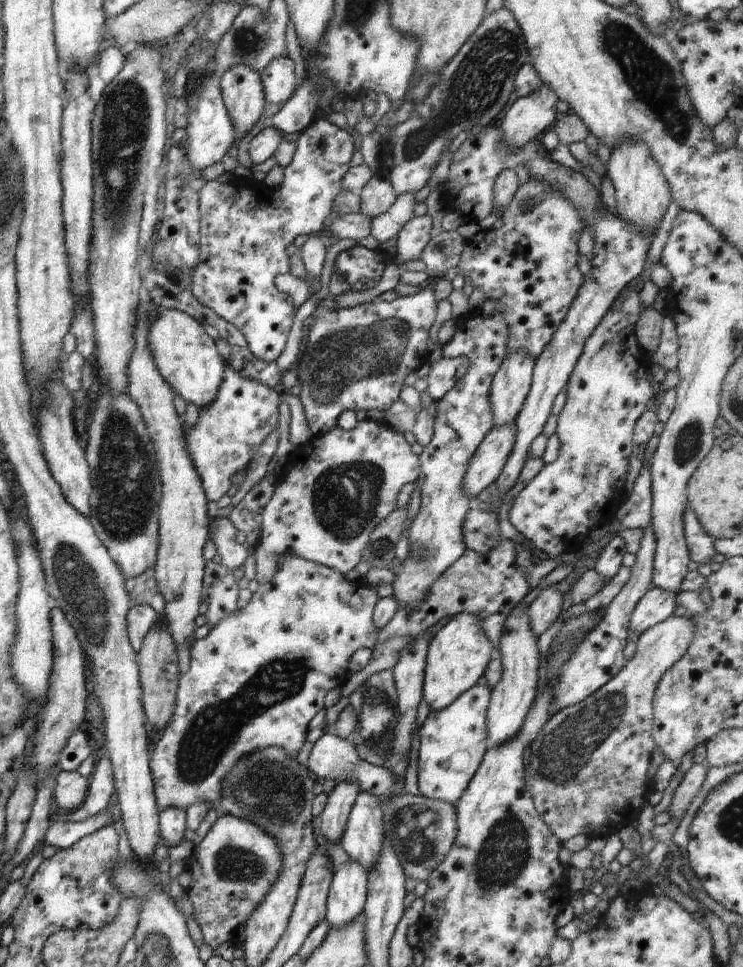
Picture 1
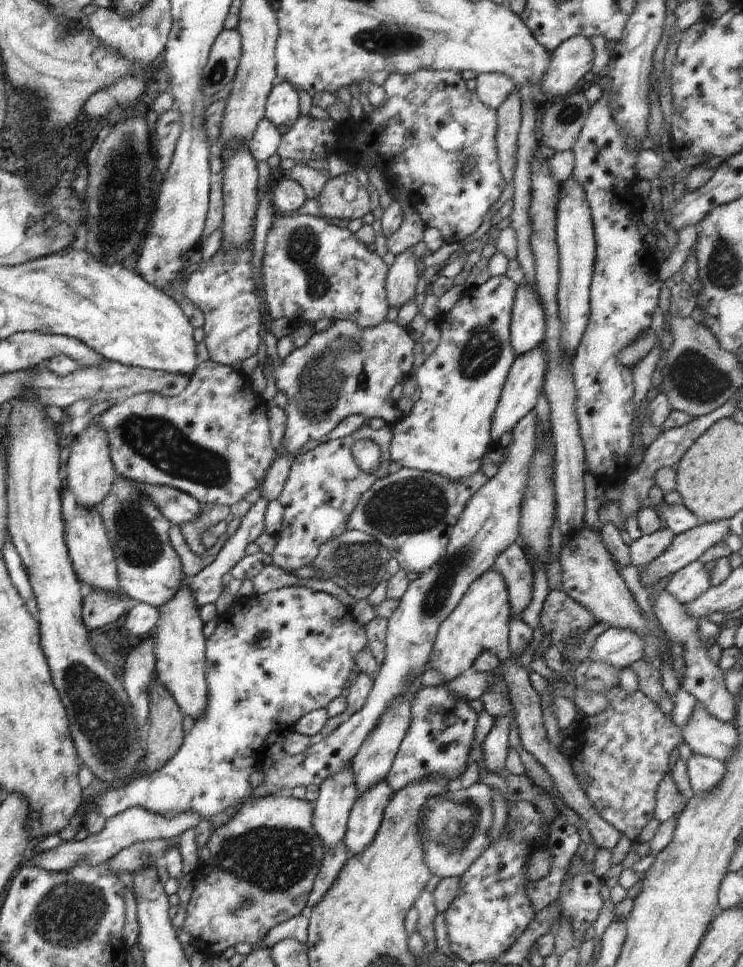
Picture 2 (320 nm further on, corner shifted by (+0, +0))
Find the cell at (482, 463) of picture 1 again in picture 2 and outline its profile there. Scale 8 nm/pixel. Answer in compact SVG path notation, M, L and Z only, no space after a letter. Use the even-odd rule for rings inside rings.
M540 346L515 358L504 383L498 406L493 414L491 440L497 441L504 432L512 431L514 425L525 414L528 414L529 410L534 409L536 401L543 394L543 382L545 372L547 371L546 362L547 356L543 353Z

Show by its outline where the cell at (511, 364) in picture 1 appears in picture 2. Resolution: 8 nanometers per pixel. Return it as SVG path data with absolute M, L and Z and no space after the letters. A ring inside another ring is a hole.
M525 278L517 285L511 310L511 347L516 357L542 344L545 326L543 304Z

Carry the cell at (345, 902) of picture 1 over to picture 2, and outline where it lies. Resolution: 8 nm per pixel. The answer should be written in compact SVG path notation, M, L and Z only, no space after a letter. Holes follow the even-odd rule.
M384 779L365 790L353 804L347 822L343 840L349 850L349 857L363 853L374 840L386 805L389 803L393 790Z

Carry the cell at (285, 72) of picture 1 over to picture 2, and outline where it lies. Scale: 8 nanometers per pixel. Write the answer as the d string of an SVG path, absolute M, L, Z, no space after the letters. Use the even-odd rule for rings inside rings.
M283 80L275 84L266 101L265 117L276 126L282 136L291 129L299 116L300 105L295 88Z

